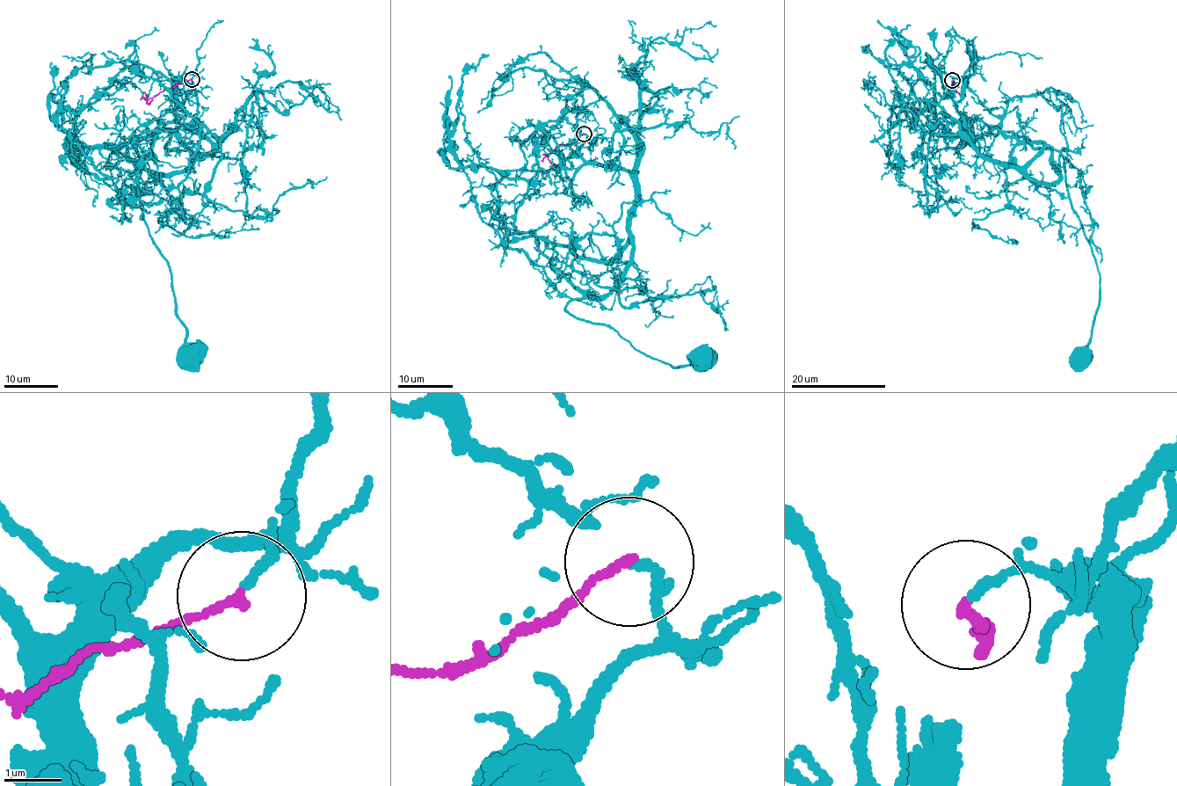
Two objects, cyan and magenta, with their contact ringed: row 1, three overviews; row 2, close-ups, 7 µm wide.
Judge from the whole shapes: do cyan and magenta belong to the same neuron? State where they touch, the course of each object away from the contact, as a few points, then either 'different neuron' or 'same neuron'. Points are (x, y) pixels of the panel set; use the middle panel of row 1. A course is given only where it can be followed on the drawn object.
(584, 134) | cyan via (584, 134), (578, 156), (632, 178), (634, 251), (608, 292), (564, 309), (672, 368), (696, 365), (697, 354) | magenta via (584, 134), (555, 147), (548, 155), (552, 166), (555, 164) | same neuron

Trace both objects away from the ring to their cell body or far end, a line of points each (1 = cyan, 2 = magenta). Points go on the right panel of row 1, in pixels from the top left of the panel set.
1: (953, 80), (965, 81), (957, 112), (981, 152), (1048, 185), (1064, 157), (1099, 278), (1090, 343), (1077, 355)
2: (953, 80), (954, 89), (962, 95), (963, 92)

